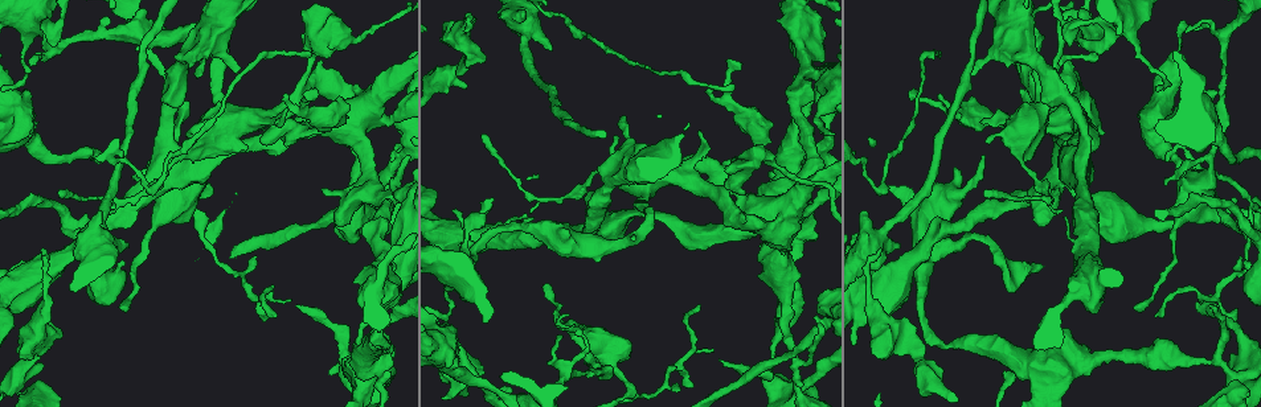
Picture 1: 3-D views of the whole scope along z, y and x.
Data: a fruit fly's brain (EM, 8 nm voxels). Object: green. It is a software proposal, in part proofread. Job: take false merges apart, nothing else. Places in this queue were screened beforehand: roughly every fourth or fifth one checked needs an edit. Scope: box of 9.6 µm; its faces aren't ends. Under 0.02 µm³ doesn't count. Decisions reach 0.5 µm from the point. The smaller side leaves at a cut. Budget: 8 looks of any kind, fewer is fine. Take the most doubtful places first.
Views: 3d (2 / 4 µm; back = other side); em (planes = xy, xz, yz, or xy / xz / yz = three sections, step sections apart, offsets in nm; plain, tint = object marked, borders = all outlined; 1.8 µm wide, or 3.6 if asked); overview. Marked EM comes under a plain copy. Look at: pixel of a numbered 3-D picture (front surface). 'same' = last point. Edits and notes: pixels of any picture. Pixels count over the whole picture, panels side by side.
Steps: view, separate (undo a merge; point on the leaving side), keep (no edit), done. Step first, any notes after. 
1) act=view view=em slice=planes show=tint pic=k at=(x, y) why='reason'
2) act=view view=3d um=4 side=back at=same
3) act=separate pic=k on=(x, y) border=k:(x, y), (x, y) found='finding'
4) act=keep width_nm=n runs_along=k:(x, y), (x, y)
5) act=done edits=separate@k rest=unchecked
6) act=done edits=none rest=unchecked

act=view view=em slice=yz step=16 show=tint pic=1 at=(790, 353) why='four arms meet'

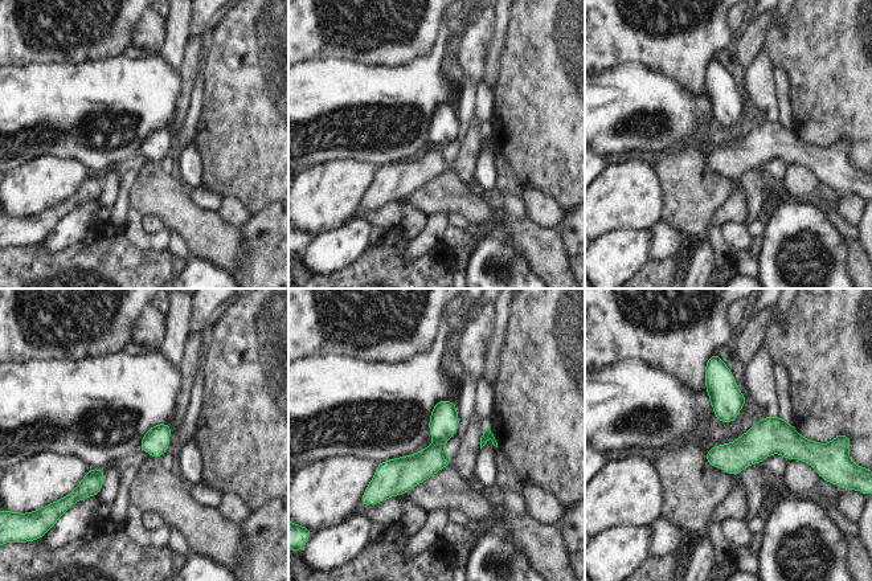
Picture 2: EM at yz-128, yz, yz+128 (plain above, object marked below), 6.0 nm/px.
act=view view=em slice=planes show=tint at=same

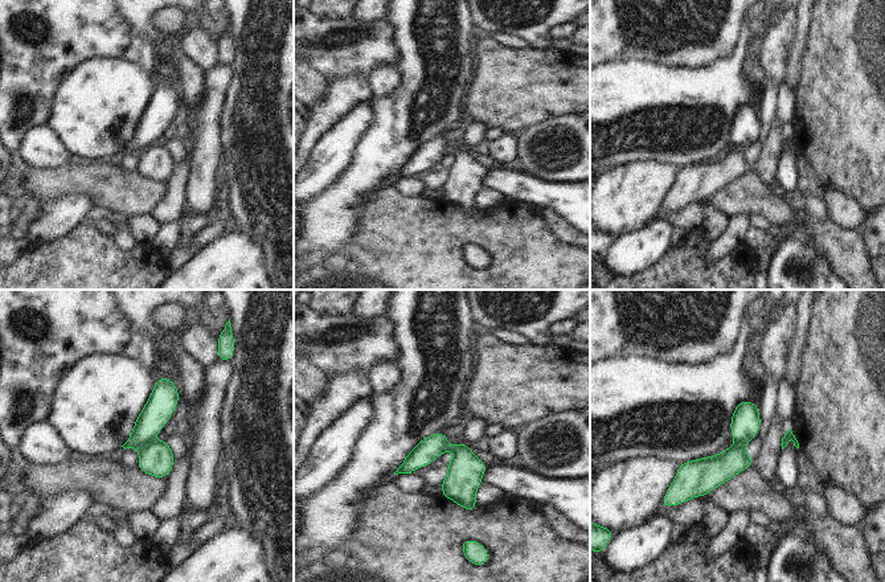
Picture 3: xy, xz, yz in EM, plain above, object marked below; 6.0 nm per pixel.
act=separate pic=3 on=(160, 405) border=3:(150, 441), (139, 449) found='two neurons meet here'

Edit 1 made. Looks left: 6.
act=view view=overview

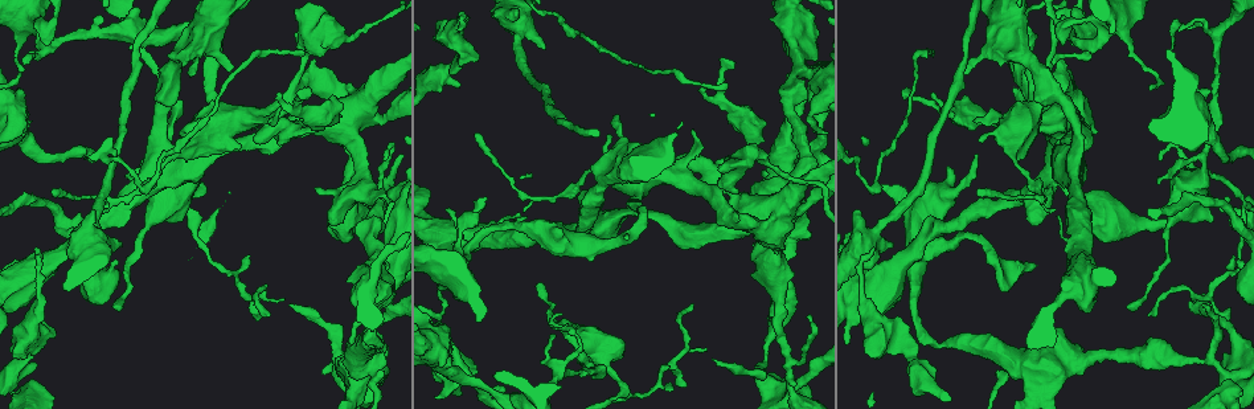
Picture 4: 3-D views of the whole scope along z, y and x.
act=view view=3d um=2 pic=4 at=(250, 297) why='abrupt turn'

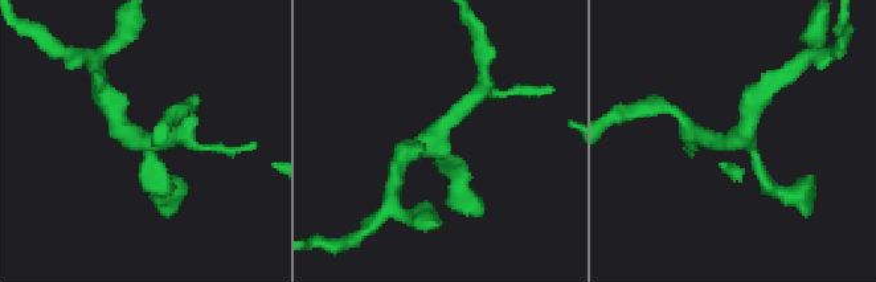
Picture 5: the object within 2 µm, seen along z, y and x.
act=view view=em um=3.6 slice=planes show=tint pic=5 at=(738, 141) why='shape alone is not enough'

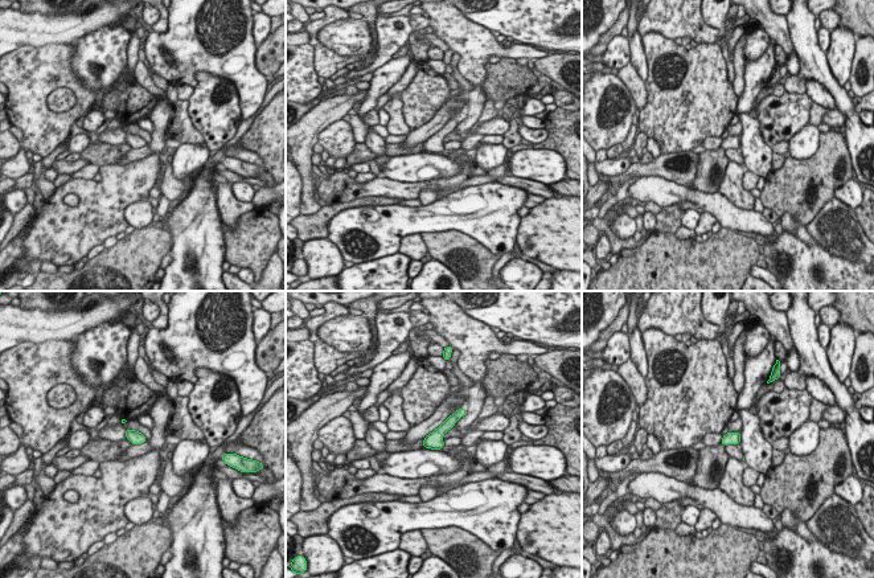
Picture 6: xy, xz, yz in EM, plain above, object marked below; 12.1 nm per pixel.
act=keep runs_along=6:(460, 413), (426, 443) found='one neuron here'

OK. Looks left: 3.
act=view view=em um=3.6 slice=planes show=tint pic=4 at=(564, 240) why='calibre changes'

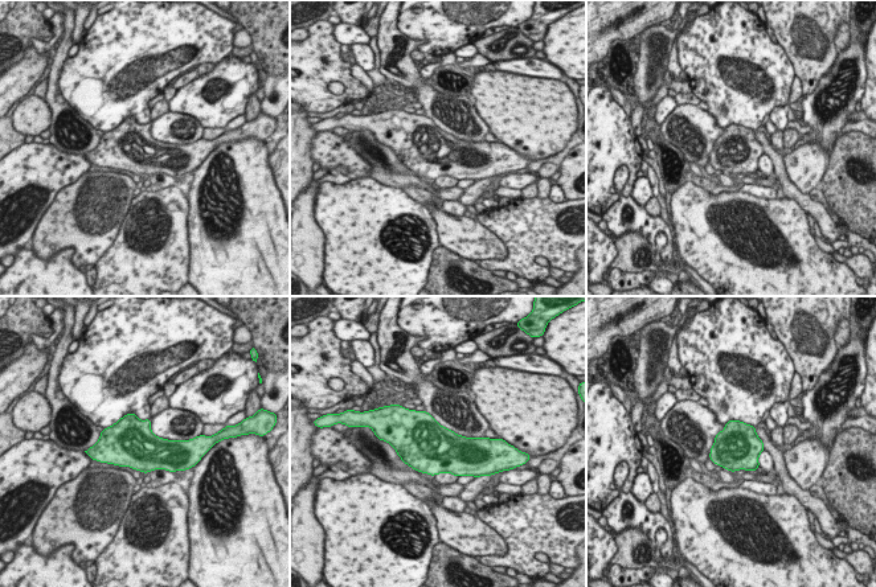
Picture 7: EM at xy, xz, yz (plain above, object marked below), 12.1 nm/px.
act=keep found='continuous, no second neuron'

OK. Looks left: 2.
act=view view=em slice=xz step=8 show=tint pic=4 at=(364, 190) why='a fork'

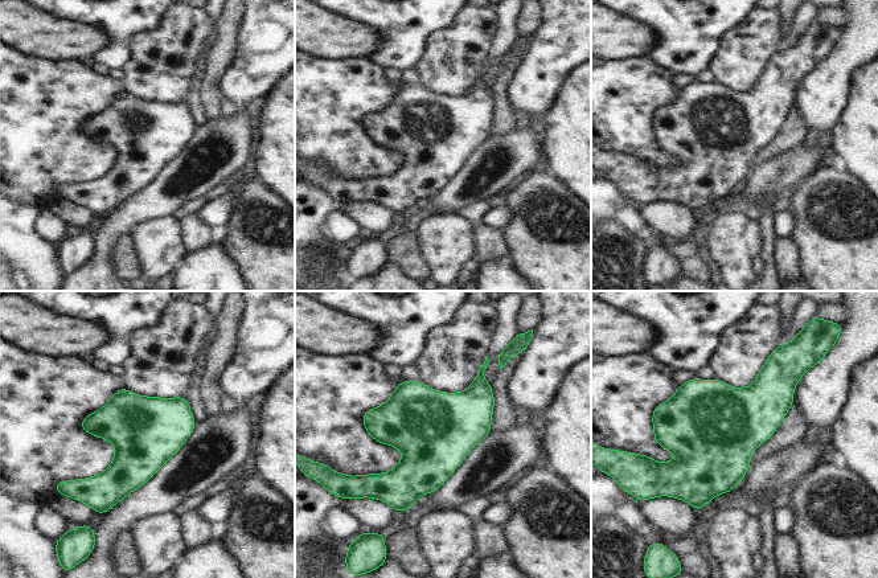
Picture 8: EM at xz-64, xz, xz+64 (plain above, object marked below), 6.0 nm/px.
act=view view=em slice=planes show=tint at=same why='another direction'

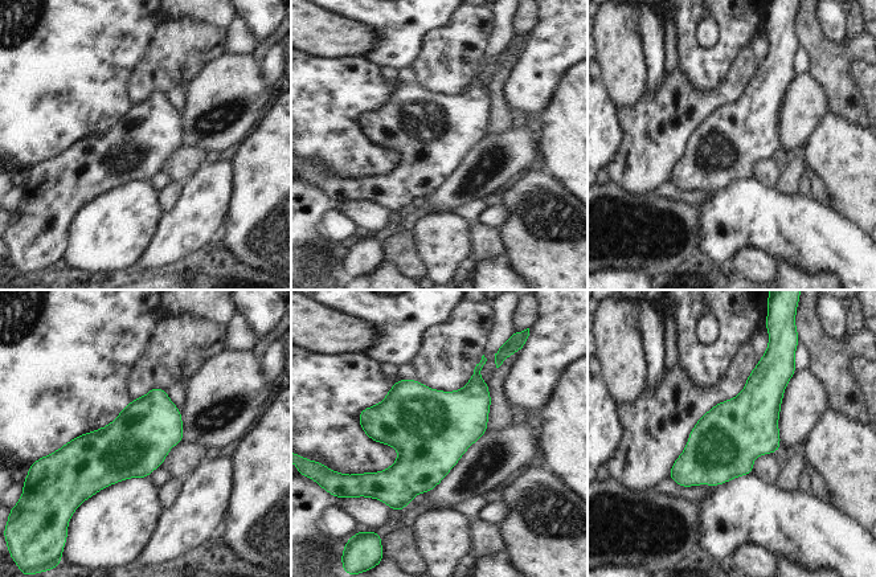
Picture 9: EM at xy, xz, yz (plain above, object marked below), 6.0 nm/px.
act=keep width_nm=380 found='continuous, no second neuron'

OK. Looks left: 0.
act=done edits=separate@3 rest=unchecked

